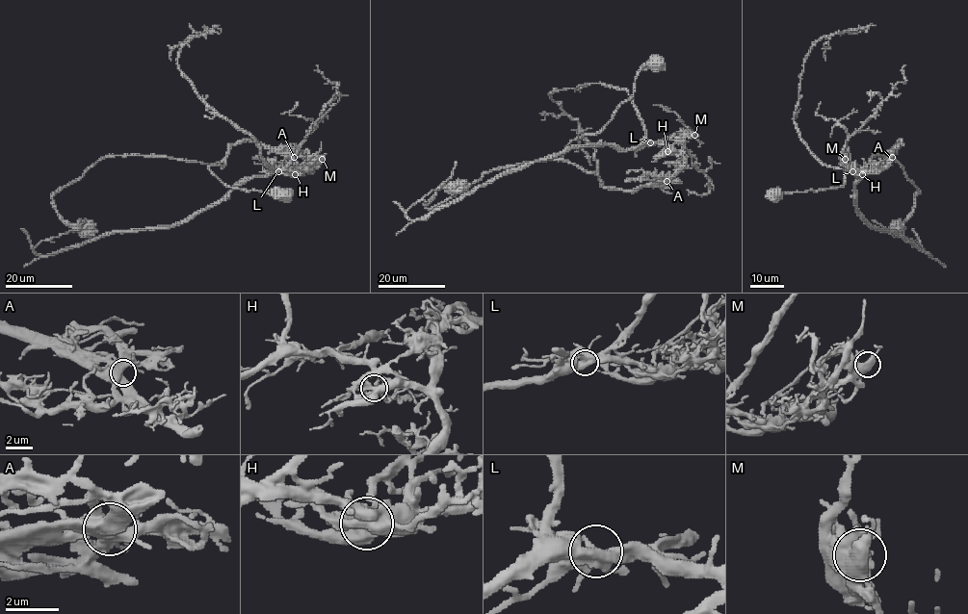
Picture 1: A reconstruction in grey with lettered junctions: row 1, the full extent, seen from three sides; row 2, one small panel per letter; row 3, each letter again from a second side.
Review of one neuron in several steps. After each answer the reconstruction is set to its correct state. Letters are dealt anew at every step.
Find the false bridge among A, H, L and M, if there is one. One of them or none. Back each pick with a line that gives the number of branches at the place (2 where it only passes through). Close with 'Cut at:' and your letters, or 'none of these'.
L: 3 branches meet
Cut at: L

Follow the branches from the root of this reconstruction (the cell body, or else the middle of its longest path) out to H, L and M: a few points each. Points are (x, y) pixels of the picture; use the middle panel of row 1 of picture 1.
H: (656, 63), (582, 137), (600, 183), (616, 190), (667, 181), (685, 161), (667, 151)
L: (656, 63), (582, 137), (600, 183), (630, 191), (685, 161), (650, 141)
M: (656, 63), (582, 137), (600, 183), (632, 191), (667, 181), (694, 135)

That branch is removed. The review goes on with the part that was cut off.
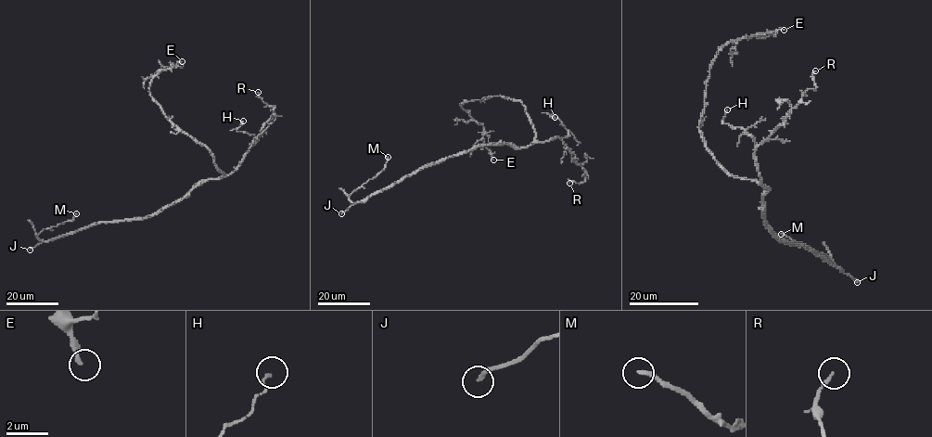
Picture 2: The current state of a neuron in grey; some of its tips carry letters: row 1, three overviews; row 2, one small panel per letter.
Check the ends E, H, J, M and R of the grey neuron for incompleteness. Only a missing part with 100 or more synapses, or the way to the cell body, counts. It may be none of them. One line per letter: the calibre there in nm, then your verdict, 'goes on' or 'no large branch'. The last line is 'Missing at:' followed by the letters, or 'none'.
E: calibre 200 nm; no large branch
H: calibre 100 nm; no large branch
J: calibre 200 nm; no large branch
M: calibre 220 nm; goes on
R: calibre 160 nm; no large branch
Missing at: M

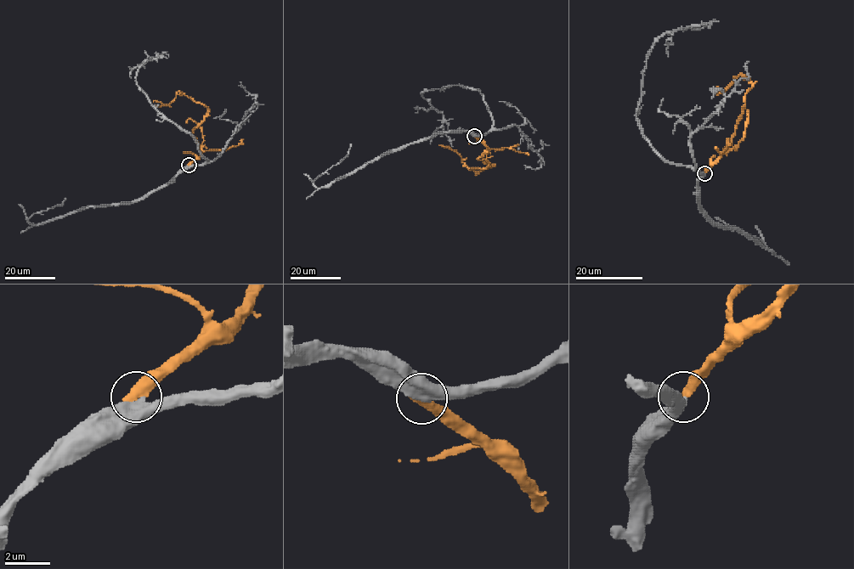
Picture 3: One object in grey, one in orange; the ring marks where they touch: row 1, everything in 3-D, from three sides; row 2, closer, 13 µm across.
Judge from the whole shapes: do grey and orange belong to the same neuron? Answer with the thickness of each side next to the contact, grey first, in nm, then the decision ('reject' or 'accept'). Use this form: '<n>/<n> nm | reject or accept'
480/480 nm | accept

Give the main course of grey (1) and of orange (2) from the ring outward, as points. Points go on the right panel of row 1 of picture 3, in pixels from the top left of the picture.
1: (704, 173), (698, 182), (698, 197), (709, 217), (717, 225), (743, 233), (773, 252), (755, 236), (715, 217)
2: (704, 173), (735, 132), (744, 97), (752, 86), (746, 76), (738, 75), (723, 92), (716, 87)

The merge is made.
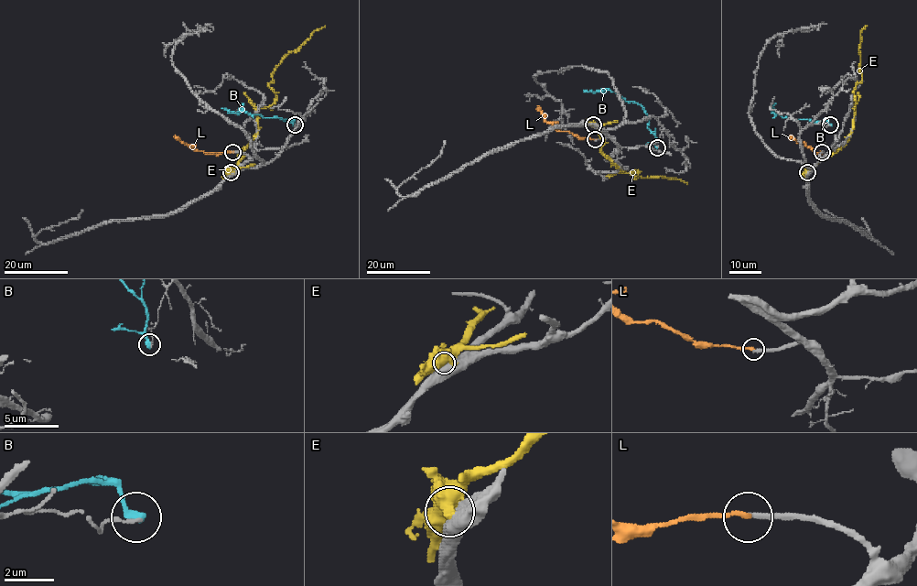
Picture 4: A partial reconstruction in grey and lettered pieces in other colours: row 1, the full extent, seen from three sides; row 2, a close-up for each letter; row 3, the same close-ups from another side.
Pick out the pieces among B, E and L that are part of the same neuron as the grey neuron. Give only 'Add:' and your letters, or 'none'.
Add: none

